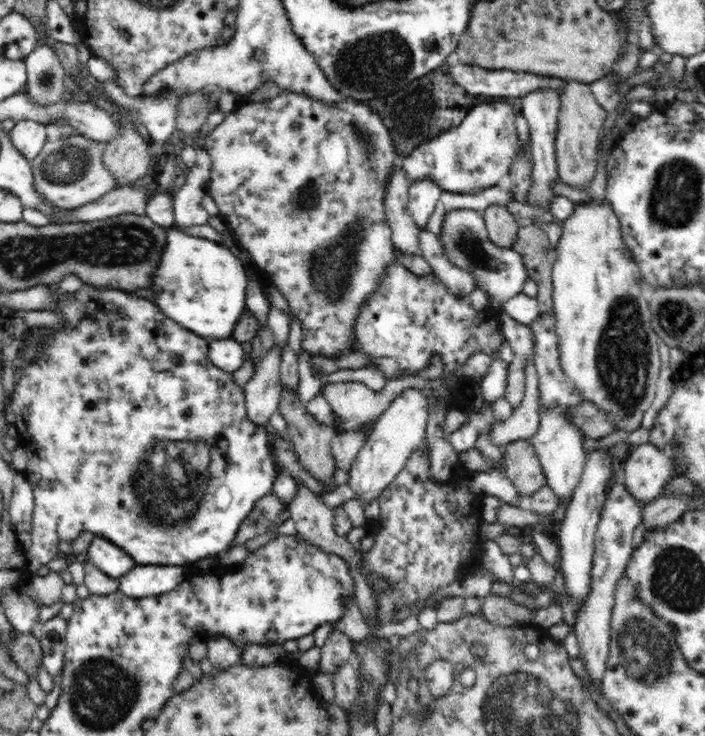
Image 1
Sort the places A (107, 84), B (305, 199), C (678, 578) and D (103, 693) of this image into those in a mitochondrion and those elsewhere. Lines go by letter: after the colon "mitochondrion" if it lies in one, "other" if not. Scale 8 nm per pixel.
A: other
B: mitochondrion
C: mitochondrion
D: mitochondrion

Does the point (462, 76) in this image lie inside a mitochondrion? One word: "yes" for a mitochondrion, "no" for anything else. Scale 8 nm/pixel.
no

